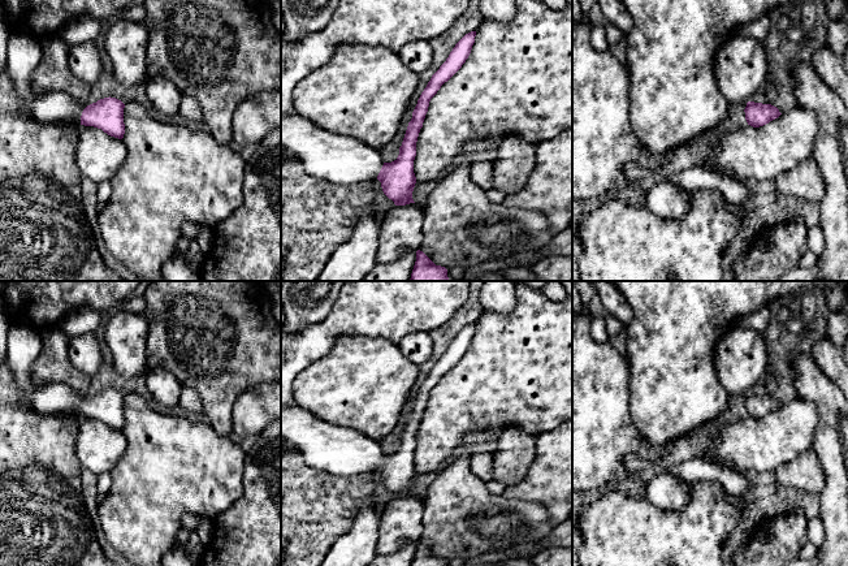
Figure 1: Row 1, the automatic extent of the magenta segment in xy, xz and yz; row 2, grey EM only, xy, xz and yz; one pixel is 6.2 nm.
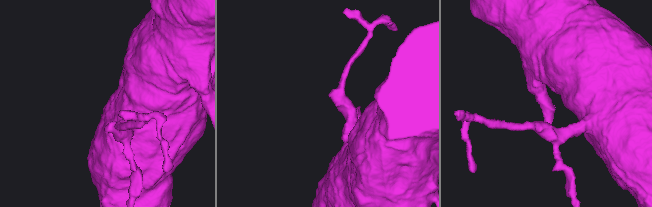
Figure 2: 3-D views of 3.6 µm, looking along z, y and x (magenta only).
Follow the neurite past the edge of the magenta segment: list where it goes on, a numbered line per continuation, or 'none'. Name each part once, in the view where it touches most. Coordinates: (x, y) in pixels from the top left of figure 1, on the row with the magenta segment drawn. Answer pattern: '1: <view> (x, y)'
1: xy (24, 53)

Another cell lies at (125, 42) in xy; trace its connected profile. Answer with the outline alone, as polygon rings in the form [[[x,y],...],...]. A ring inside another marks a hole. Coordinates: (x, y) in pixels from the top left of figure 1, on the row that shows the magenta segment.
[[[117,20],[105,35],[105,51],[113,75],[125,86],[140,85],[146,78],[146,46],[148,29],[144,21]]]

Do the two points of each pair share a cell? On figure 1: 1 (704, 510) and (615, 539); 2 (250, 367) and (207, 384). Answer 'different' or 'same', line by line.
1: same
2: same

